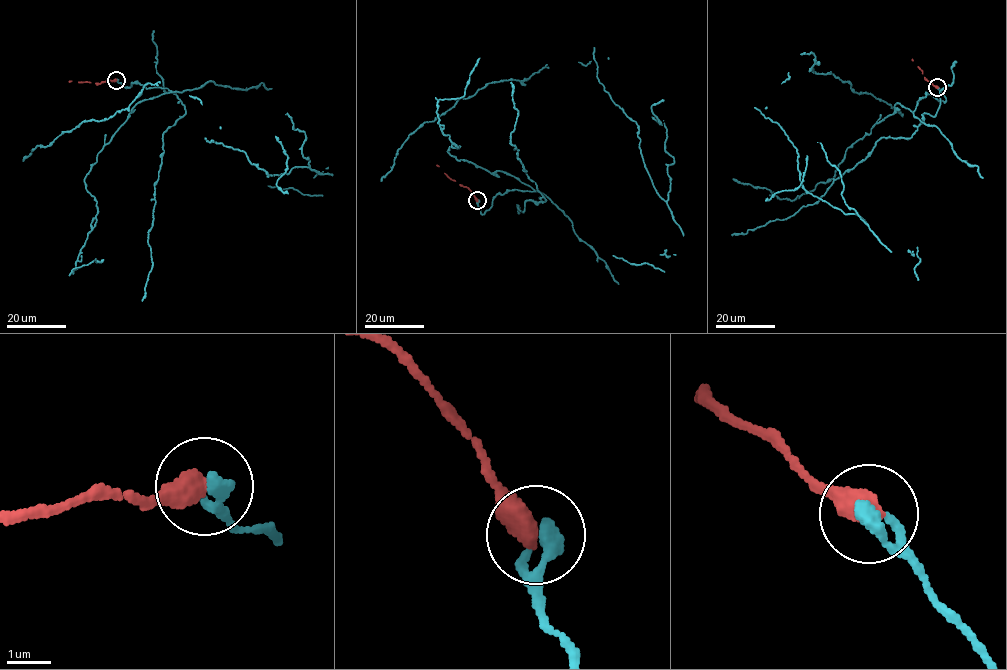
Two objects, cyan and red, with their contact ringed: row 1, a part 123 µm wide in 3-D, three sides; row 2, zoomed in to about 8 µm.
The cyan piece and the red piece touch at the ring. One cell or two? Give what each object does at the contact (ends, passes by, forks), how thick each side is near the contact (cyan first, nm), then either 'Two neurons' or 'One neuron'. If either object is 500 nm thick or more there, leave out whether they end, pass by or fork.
Thickness 360 nm (cyan) against 550 nm. One neuron

